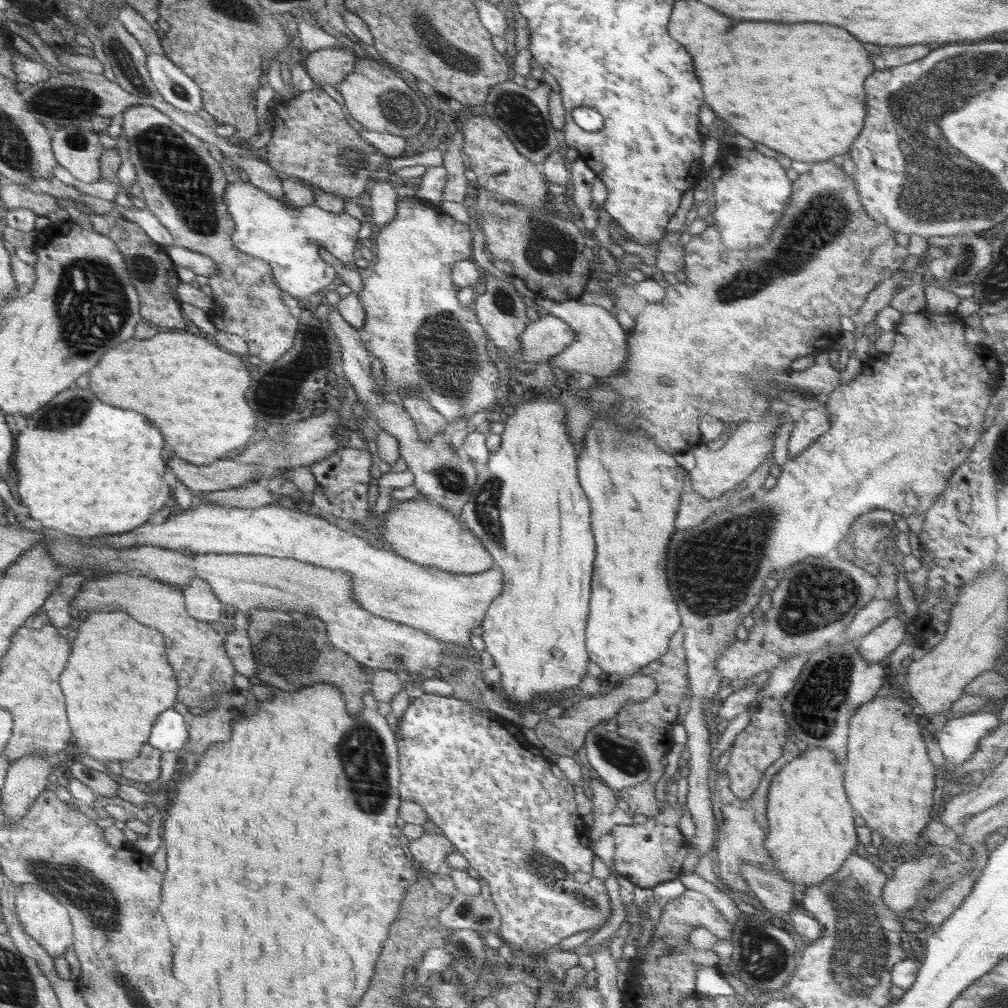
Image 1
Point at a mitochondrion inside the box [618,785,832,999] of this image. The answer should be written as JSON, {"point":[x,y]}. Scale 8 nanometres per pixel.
{"point":[763,957]}

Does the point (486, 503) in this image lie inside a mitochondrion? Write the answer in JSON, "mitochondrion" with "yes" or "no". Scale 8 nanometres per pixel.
{"mitochondrion":"yes"}

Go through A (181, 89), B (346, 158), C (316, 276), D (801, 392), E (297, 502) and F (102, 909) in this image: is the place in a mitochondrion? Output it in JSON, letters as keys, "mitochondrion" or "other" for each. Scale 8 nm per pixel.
{"A":"mitochondrion","B":"mitochondrion","C":"other","D":"mitochondrion","E":"other","F":"mitochondrion"}

